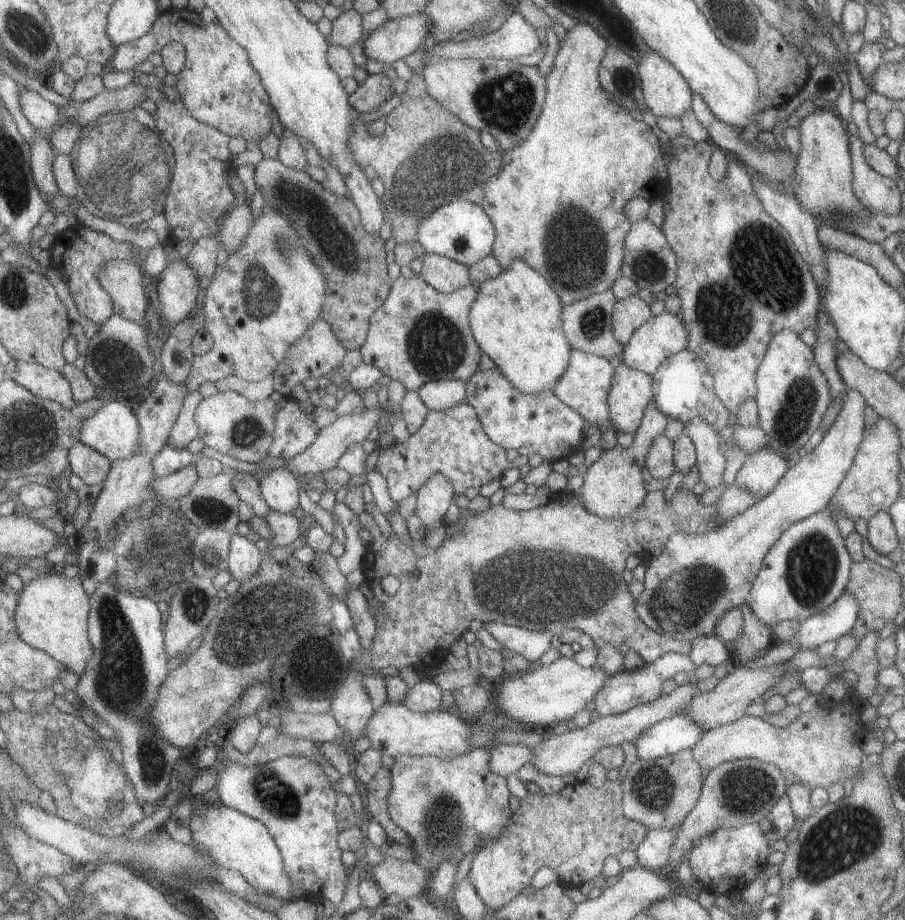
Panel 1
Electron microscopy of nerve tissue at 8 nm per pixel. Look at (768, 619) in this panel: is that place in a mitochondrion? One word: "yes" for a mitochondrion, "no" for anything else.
no

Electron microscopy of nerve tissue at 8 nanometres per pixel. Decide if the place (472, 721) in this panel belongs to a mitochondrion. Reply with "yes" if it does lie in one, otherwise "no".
no

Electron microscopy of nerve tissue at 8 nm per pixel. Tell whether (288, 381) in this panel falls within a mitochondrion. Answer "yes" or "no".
no

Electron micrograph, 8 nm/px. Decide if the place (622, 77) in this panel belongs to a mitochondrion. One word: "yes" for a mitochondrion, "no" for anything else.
yes

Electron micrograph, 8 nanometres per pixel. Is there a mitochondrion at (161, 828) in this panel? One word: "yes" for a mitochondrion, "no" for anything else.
no

